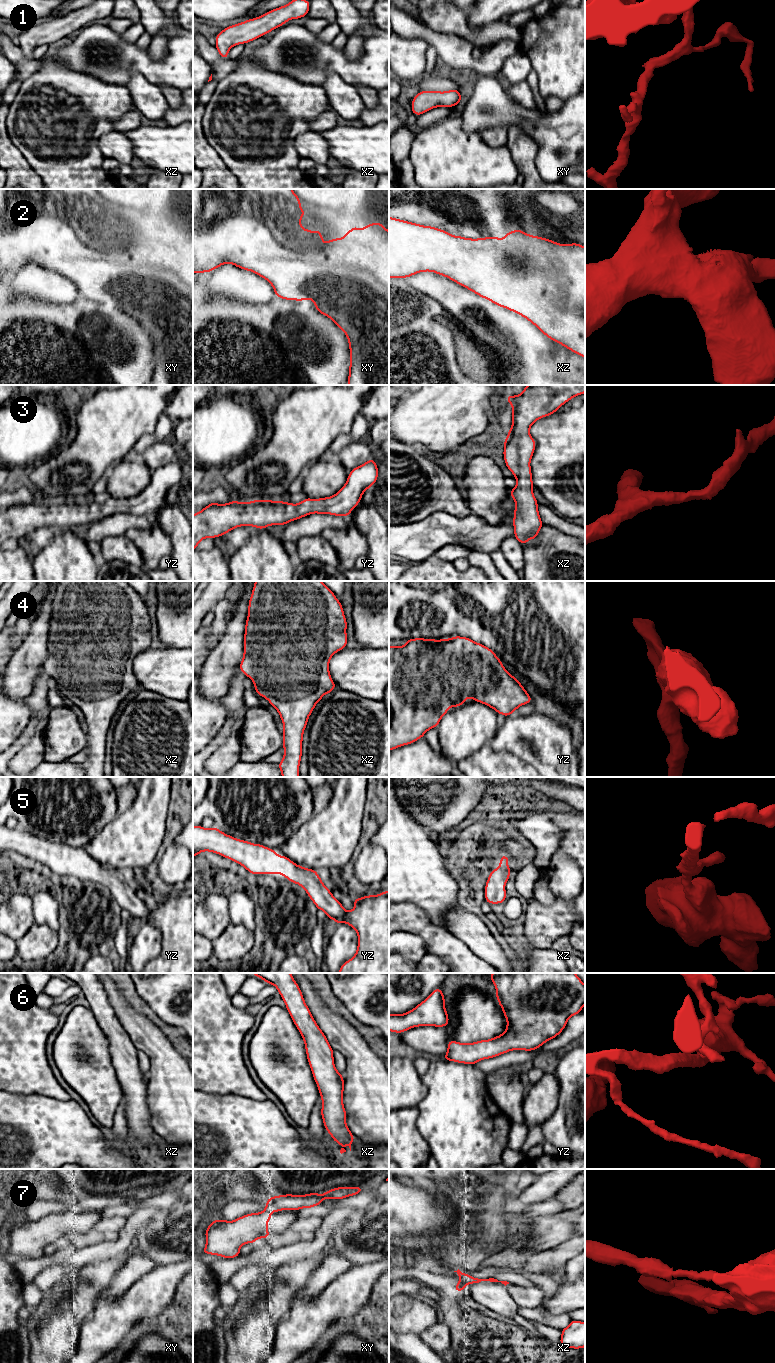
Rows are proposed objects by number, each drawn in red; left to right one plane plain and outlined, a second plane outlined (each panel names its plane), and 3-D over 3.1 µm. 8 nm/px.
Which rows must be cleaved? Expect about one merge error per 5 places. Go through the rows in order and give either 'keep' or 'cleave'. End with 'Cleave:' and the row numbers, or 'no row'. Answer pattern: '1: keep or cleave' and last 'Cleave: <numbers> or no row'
1: keep
2: keep
3: keep
4: keep
5: keep
6: keep
7: cleave
Cleave: 7

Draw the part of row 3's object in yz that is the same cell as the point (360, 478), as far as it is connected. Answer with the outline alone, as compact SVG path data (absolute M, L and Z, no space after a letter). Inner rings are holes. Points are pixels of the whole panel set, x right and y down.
M369 459L353 468L345 485L333 496L319 499L305 498L298 504L269 499L226 504L215 501L193 515L193 551L204 538L223 536L240 526L264 529L272 525L286 525L310 514L330 514L348 517L360 503L363 493L378 479L376 461Z

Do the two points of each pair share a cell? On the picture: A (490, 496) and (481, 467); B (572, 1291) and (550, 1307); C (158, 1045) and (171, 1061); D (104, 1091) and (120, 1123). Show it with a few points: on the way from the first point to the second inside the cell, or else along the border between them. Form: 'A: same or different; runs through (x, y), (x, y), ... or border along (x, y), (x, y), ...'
A: same; runs through (484, 489), (482, 474)
B: same; runs through (567, 1296), (561, 1302), (555, 1304)
C: same; runs through (160, 1049), (167, 1057)
D: different; border along (124, 1095), (115, 1114), (114, 1124), (111, 1127)

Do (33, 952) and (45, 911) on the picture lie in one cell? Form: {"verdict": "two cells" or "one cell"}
{"verdict": "two cells"}

